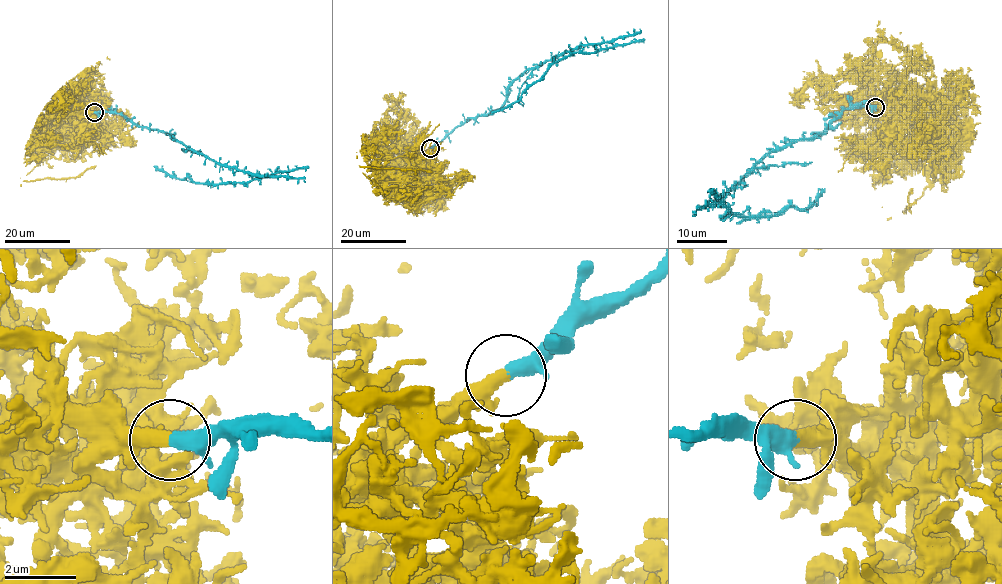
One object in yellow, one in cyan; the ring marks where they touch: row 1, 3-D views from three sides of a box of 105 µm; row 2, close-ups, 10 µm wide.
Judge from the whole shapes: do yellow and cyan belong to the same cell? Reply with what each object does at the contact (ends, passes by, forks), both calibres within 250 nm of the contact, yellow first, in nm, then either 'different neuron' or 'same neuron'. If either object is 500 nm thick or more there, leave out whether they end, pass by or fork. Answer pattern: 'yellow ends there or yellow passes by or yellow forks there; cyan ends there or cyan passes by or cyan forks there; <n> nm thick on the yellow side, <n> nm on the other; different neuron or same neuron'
yellow passes by; cyan passes by; 320 nm thick on the yellow side, 300 nm on the other; different neuron

